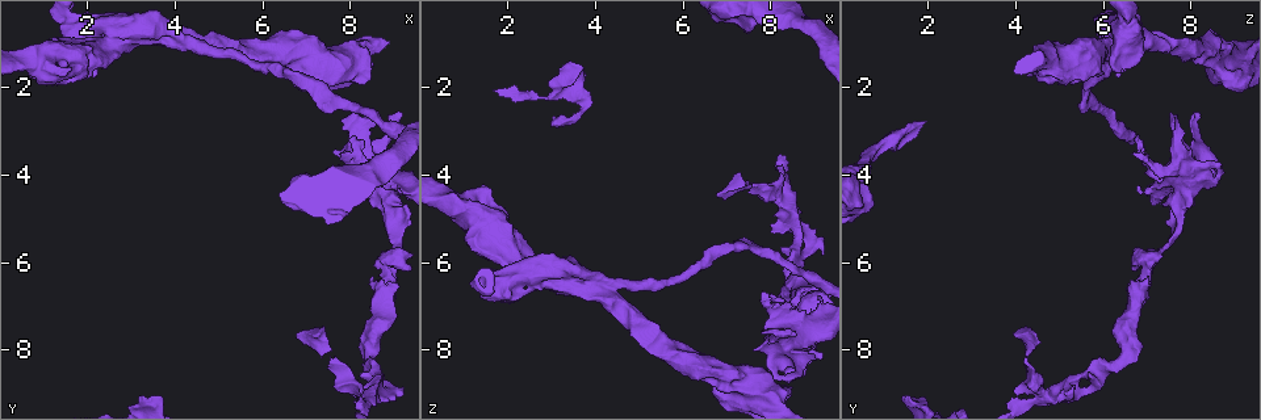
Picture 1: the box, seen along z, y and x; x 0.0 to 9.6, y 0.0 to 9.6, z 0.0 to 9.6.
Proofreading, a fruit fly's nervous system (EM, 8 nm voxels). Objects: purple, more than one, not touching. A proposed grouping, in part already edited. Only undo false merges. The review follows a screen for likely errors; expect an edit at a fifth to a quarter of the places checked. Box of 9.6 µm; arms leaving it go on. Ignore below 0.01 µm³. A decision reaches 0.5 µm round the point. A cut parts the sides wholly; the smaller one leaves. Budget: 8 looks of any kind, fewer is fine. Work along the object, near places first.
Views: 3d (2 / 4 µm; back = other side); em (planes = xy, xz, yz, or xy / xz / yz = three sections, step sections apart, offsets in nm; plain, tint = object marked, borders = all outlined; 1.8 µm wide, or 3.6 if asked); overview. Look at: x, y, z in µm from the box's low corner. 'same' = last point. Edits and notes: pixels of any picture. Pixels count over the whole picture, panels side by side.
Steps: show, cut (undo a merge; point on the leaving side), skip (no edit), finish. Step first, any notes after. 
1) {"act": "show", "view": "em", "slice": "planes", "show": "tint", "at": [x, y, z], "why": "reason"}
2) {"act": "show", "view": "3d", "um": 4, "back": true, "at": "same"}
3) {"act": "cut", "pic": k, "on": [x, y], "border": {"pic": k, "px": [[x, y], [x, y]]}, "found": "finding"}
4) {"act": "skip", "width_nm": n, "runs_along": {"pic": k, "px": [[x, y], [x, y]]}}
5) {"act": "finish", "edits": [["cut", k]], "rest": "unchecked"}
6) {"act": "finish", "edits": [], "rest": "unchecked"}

{"act": "show", "view": "em", "slice": "yz", "step": 8, "show": "plain", "at": [8.15, 3.65, 7.05], "why": "sudden change in width"}

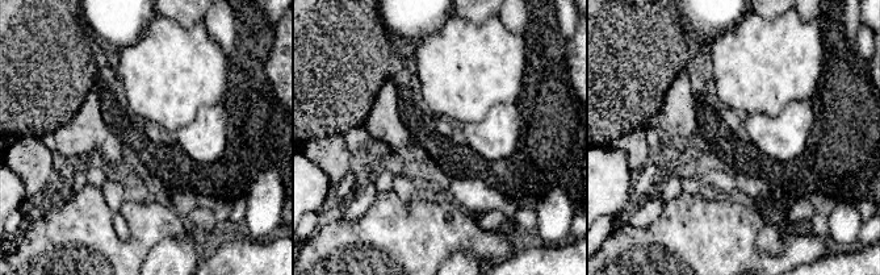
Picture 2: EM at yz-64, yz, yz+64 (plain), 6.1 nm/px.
{"act": "show", "view": "em", "slice": "yz", "step": 8, "show": "tint", "at": "same", "why": "with the object marked"}

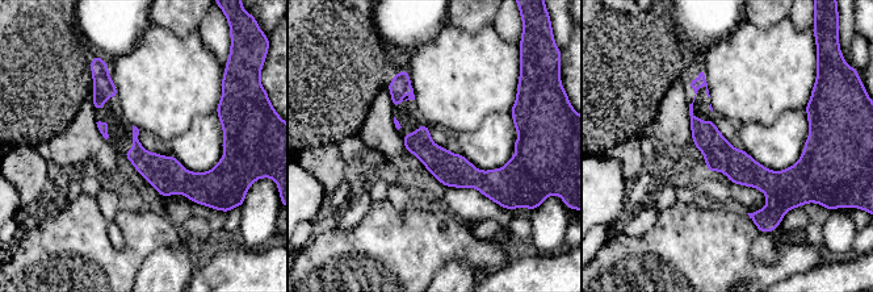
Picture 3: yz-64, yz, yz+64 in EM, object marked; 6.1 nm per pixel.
{"act": "skip", "runs_along": {"pic": 3, "px": [[693, 120], [760, 178], [806, 158]]}, "found": "all the same neuron"}

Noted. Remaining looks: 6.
{"act": "show", "view": "em", "um": 3.6, "slice": "planes", "show": "tint", "at": [6.90, 1.90, 9.10], "why": "sharp bend"}

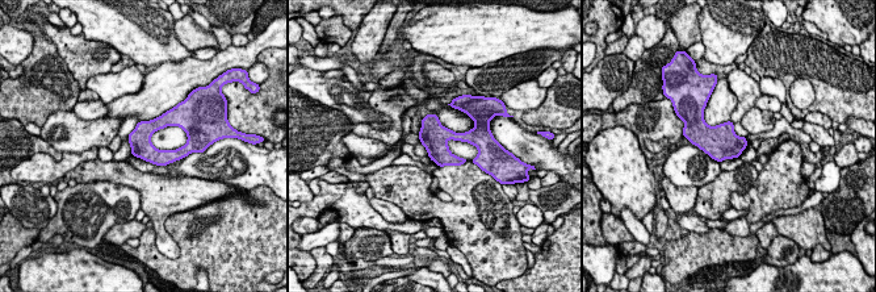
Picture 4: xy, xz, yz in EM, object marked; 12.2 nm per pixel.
{"act": "skip", "width_nm": 280, "found": "continuous, no second neuron"}

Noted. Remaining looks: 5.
{"act": "show", "view": "em", "slice": "planes", "show": "plain", "at": [4.10, 0.95, 6.50], "why": "two arms in line, one across"}

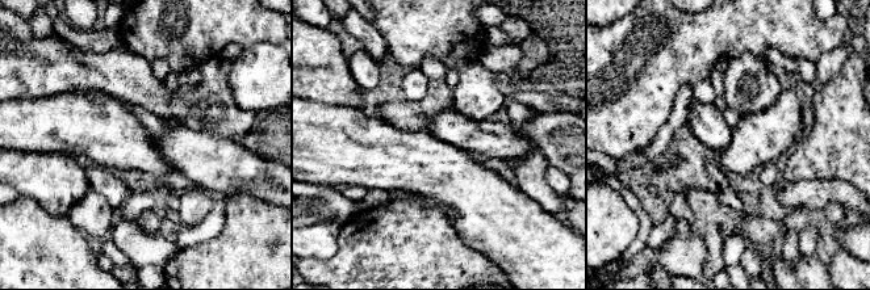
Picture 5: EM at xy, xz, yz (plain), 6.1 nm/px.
{"act": "show", "view": "em", "slice": "planes", "show": "tint", "at": "same", "why": "with the object marked"}

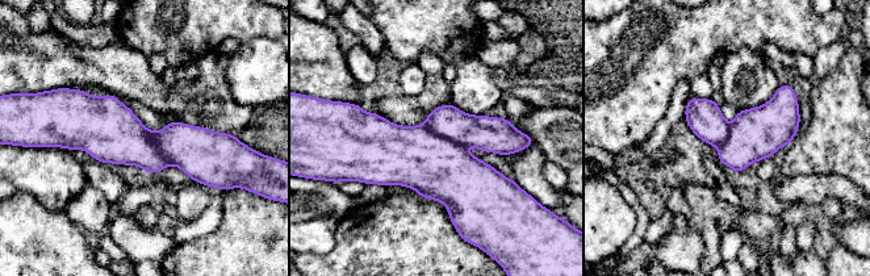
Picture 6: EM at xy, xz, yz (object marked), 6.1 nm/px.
{"act": "cut", "pic": 6, "on": [481, 132], "border": {"pic": 6, "px": [[422, 124], [463, 146]]}, "found": "a second neuron is stuck on"}

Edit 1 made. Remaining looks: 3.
{"act": "finish", "edits": [["cut", 6]], "rest": "unchecked"}

